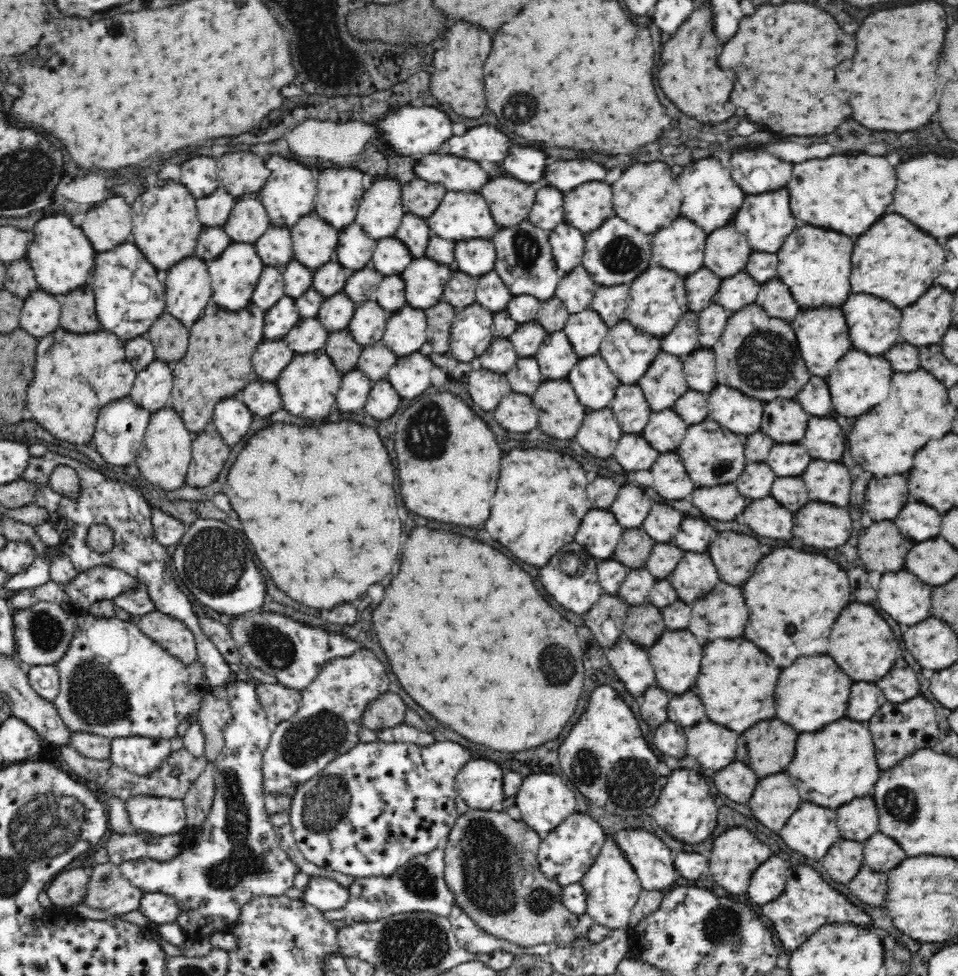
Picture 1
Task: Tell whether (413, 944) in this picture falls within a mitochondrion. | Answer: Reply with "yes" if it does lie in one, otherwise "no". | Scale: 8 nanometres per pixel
yes

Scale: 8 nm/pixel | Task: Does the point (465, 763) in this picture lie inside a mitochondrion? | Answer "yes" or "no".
no

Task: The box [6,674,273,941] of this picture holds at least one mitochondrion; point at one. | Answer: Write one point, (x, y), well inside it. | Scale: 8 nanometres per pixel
(103, 879)

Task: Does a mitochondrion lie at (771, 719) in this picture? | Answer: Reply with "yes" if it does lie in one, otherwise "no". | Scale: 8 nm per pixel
no

